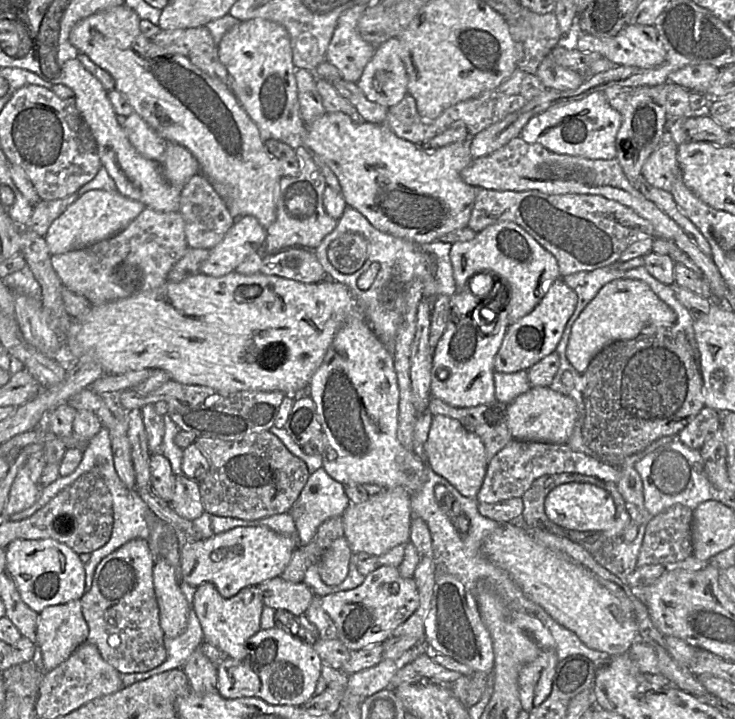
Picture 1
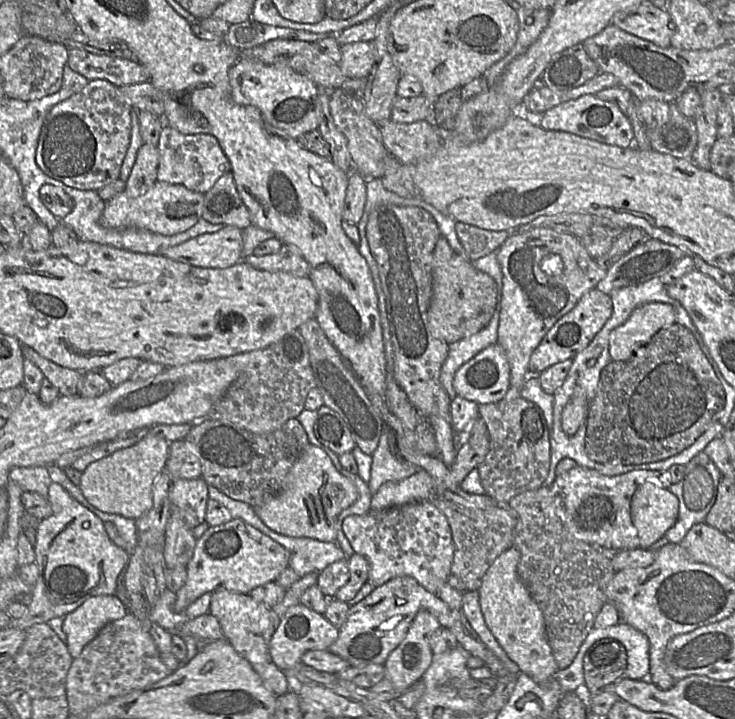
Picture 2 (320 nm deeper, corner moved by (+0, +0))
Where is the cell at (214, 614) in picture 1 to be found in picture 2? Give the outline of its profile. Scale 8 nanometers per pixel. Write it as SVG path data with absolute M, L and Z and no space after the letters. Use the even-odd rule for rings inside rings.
M216 590L211 593L209 613L217 618L224 638L240 656L250 663L263 684L276 697L292 689L292 682L275 665L269 653L269 643L280 620L272 608L255 600L250 594Z

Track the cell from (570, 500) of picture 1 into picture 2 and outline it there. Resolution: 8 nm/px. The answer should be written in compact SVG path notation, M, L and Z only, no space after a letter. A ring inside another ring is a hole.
M576 466L560 475L556 475L548 490L557 516L567 530L577 539L587 544L598 544L613 551L634 550L639 548L639 537L631 519L632 496L642 484L646 482L658 483L658 477L661 472L641 470L618 476L606 476L595 470Z

